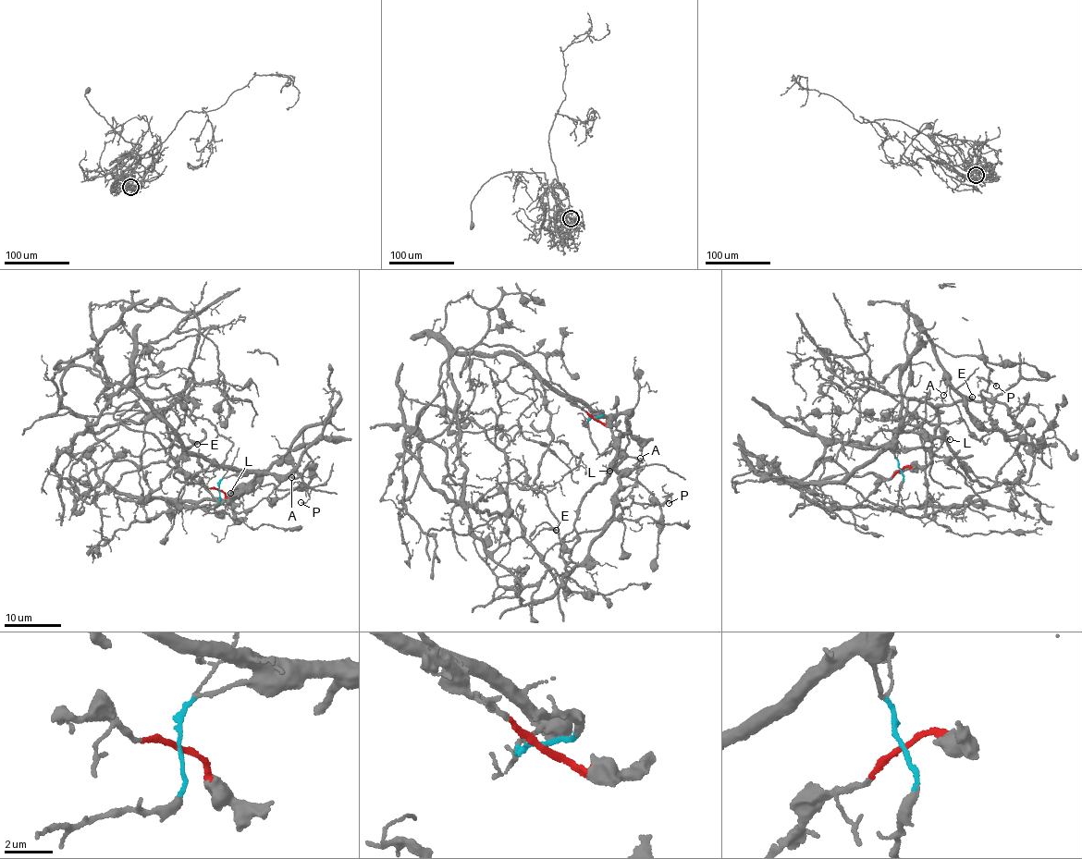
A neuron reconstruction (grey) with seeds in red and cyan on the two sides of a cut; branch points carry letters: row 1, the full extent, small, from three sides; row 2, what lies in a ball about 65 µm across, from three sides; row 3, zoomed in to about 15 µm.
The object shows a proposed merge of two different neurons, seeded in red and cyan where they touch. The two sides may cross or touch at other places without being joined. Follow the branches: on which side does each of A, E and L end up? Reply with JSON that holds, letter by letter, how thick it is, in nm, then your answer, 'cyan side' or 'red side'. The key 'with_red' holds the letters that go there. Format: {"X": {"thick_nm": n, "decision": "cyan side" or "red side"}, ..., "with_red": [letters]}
{"A": {"thick_nm": 110, "decision": "cyan side"}, "E": {"thick_nm": 380, "decision": "red side"}, "L": {"thick_nm": 130, "decision": "cyan side"}, "with_red": ["E"]}

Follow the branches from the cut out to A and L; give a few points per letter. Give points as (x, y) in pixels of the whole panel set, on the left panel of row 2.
A: (218, 489), (231, 475), (286, 474), (325, 421), (302, 431), (290, 447), (291, 478)
L: (218, 489), (219, 482), (231, 475), (255, 473), (242, 492), (236, 488), (229, 493)

